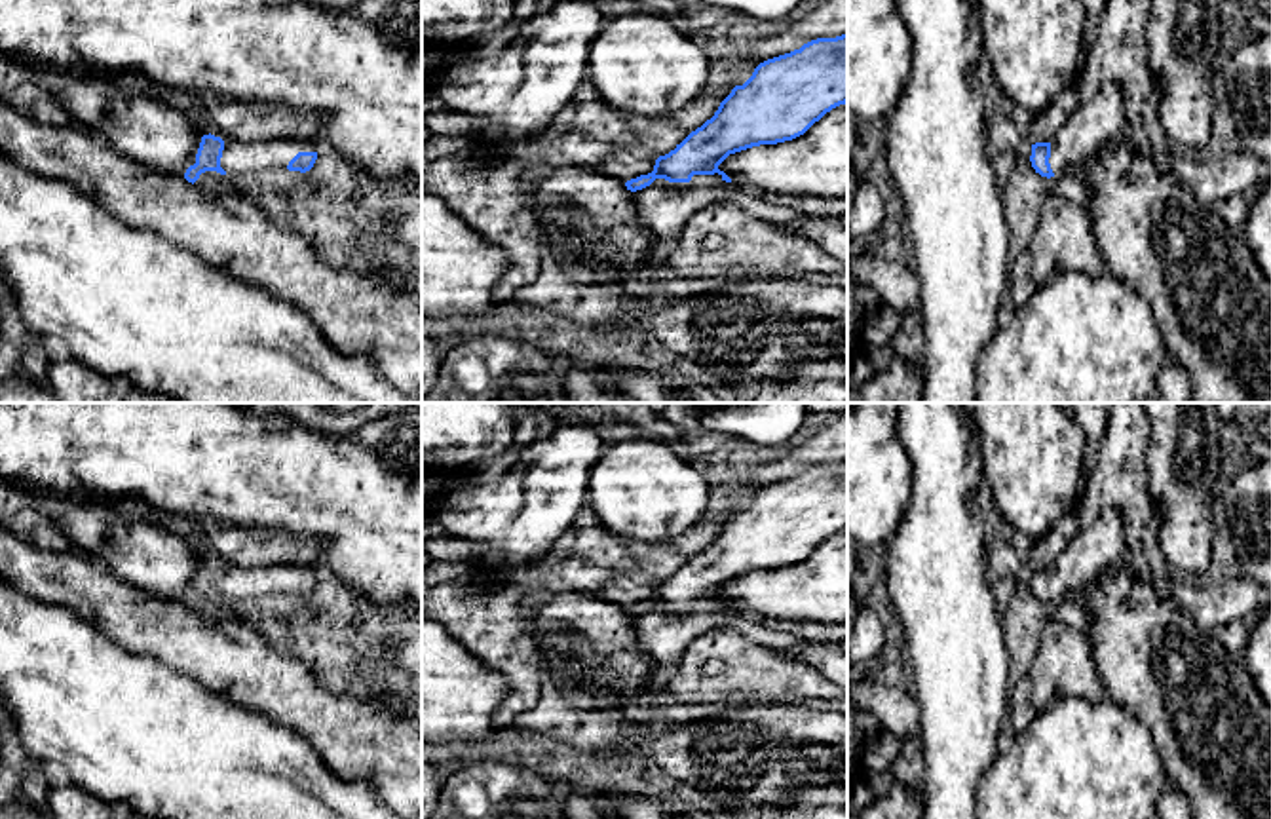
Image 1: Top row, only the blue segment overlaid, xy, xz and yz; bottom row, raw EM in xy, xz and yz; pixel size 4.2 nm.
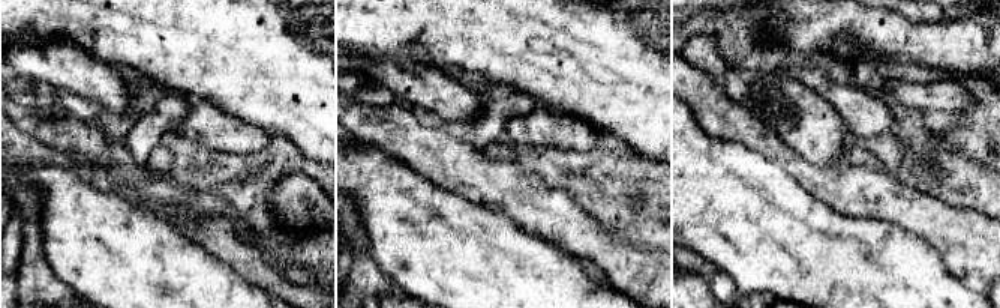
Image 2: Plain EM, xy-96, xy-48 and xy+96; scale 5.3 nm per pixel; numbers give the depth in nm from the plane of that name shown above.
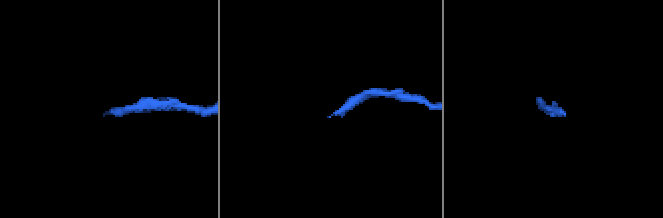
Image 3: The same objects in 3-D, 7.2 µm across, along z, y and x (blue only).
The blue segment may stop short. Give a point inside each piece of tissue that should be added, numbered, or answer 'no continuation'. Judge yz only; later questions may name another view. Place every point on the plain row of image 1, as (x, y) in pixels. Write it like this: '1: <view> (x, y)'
1: yz (1100, 546)

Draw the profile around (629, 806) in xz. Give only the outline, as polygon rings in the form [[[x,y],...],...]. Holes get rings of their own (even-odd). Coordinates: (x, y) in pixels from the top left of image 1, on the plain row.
[[[585,777],[560,790],[583,790],[593,794],[606,811],[623,819],[720,819],[716,808],[707,806],[686,792],[676,796],[636,796],[616,792],[602,777]]]

